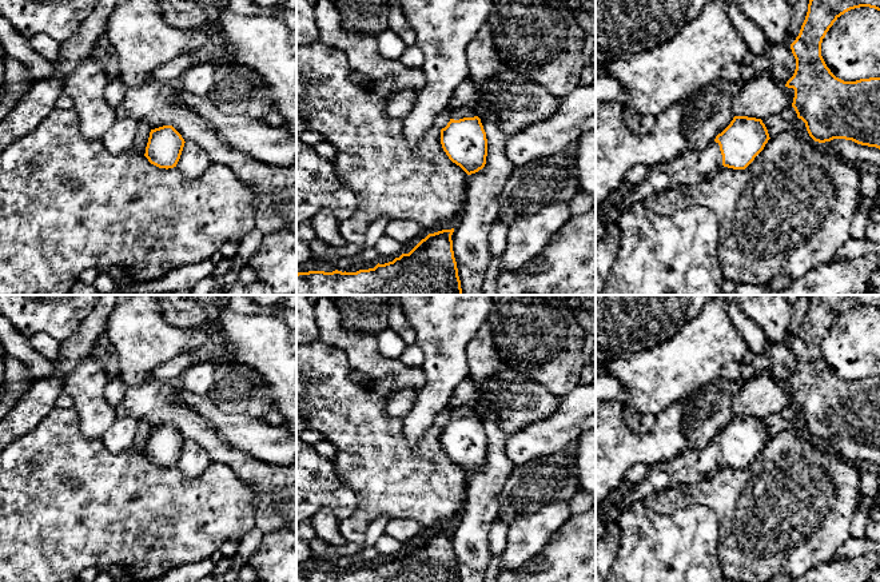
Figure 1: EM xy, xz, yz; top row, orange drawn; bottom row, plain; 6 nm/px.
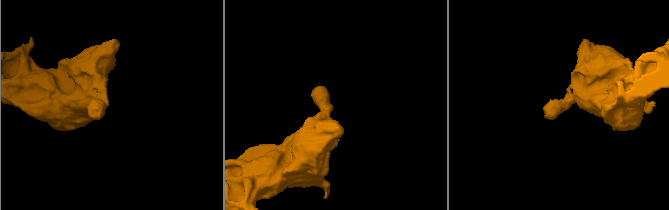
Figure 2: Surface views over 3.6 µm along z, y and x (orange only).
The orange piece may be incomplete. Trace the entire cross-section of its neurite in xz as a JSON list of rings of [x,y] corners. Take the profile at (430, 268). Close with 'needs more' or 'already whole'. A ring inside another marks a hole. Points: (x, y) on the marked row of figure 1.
[[[454,228],[429,234],[409,254],[357,272],[296,274],[296,295],[462,295],[451,235]]] | already whole

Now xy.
[[[163,125],[151,129],[144,156],[159,168],[174,168],[180,159],[184,143],[172,125]]] | already whole

